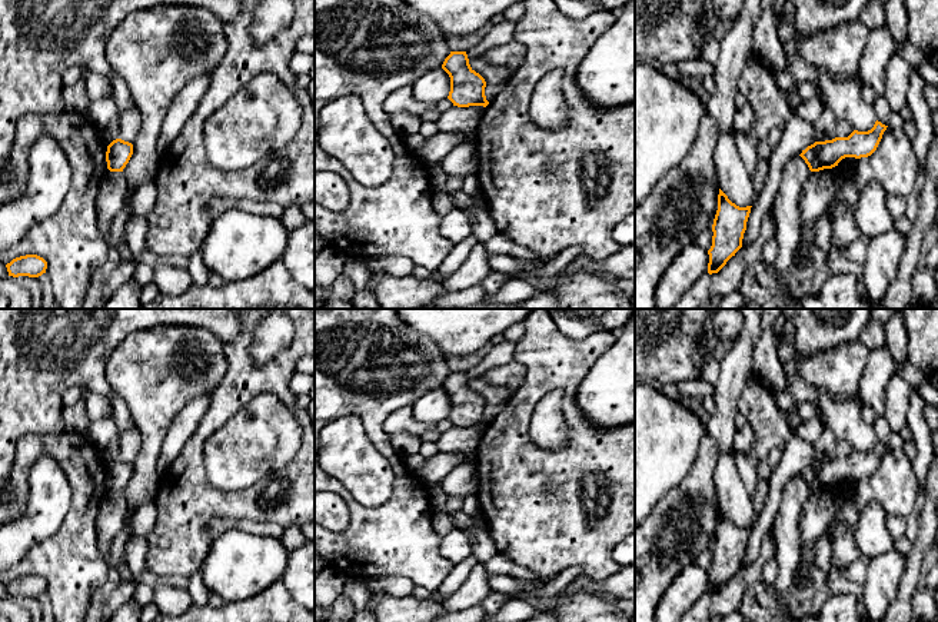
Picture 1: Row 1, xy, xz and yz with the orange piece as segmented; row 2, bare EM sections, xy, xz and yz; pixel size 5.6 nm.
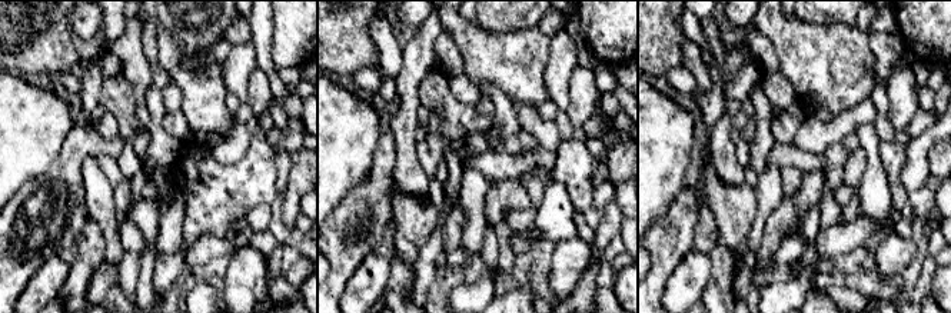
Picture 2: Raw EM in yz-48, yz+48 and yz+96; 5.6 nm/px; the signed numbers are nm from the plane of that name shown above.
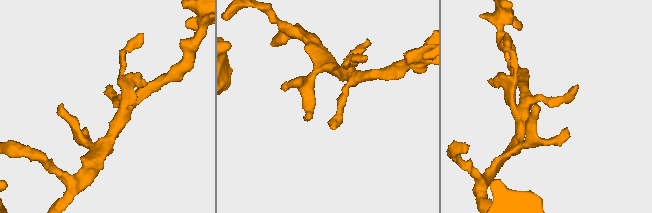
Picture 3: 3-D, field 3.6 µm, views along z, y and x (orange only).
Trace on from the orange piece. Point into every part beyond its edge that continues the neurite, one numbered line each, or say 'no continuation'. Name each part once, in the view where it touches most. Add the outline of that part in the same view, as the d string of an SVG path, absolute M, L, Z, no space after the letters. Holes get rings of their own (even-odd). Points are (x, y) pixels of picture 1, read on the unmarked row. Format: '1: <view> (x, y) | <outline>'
no continuation

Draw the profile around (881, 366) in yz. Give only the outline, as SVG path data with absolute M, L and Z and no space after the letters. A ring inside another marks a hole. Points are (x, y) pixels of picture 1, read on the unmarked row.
M882 346L868 352L868 363L859 383L859 398L871 406L878 416L887 409L887 389L891 377L897 373L897 363L891 352Z

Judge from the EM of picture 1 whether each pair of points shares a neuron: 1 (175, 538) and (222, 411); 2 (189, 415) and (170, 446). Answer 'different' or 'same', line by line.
1: same
2: same

